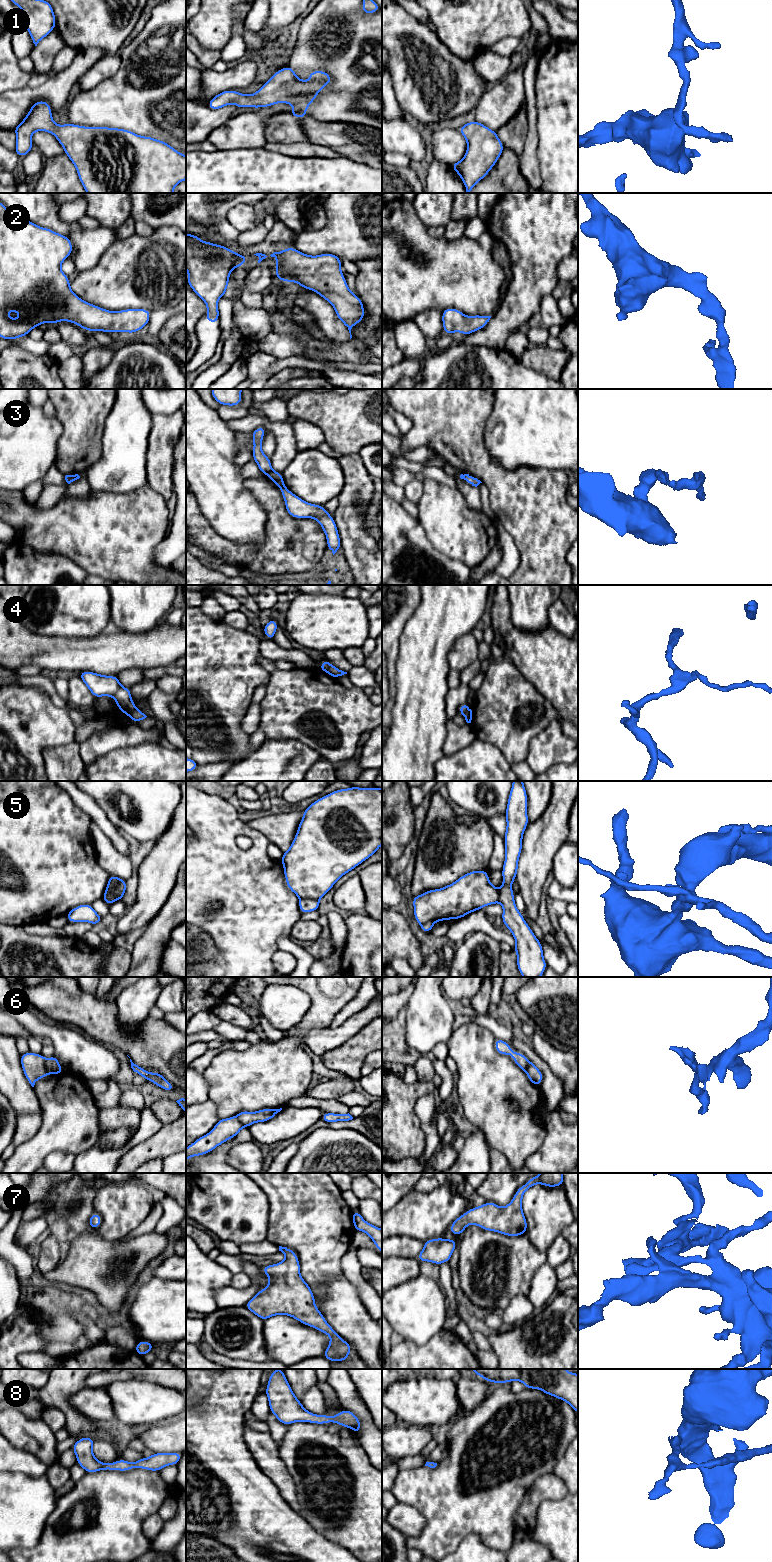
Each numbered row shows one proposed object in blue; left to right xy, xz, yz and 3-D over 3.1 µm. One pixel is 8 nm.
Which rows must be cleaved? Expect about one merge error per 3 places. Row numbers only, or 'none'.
3, 4, 5, 6

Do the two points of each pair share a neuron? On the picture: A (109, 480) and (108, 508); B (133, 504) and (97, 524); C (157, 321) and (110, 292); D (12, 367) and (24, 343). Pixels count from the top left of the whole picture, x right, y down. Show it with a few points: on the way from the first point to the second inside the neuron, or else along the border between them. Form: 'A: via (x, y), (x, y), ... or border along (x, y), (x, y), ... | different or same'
A: border along (132, 490), (126, 493), (90, 492) | different
B: via (124, 513), (113, 524), (106, 524) | same
C: border along (174, 306), (155, 309), (151, 312) | different
D: border along (10, 345), (21, 347), (35, 354), (45, 354) | different

